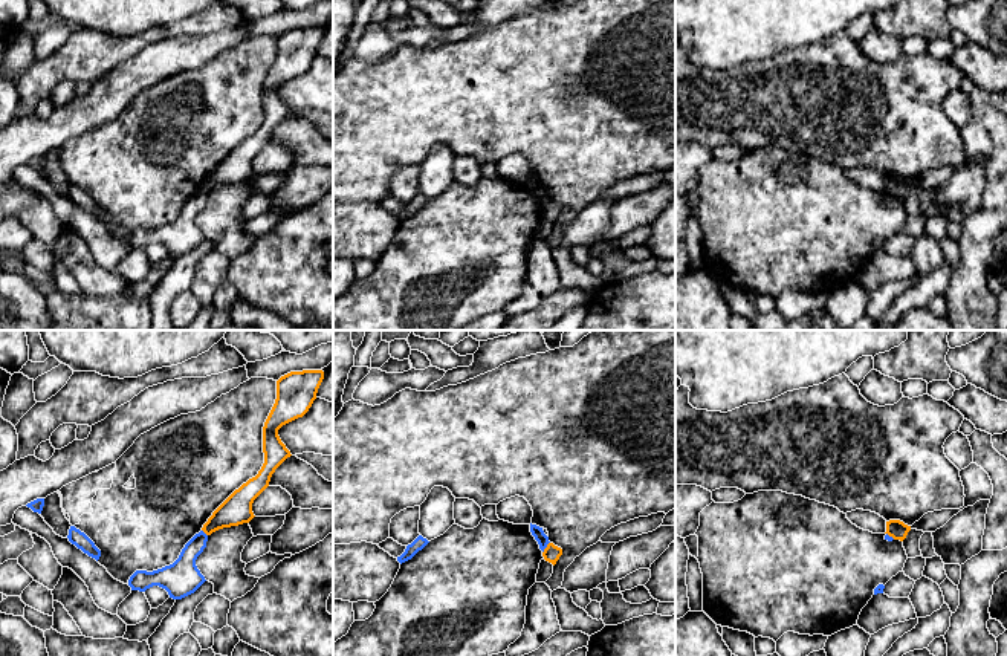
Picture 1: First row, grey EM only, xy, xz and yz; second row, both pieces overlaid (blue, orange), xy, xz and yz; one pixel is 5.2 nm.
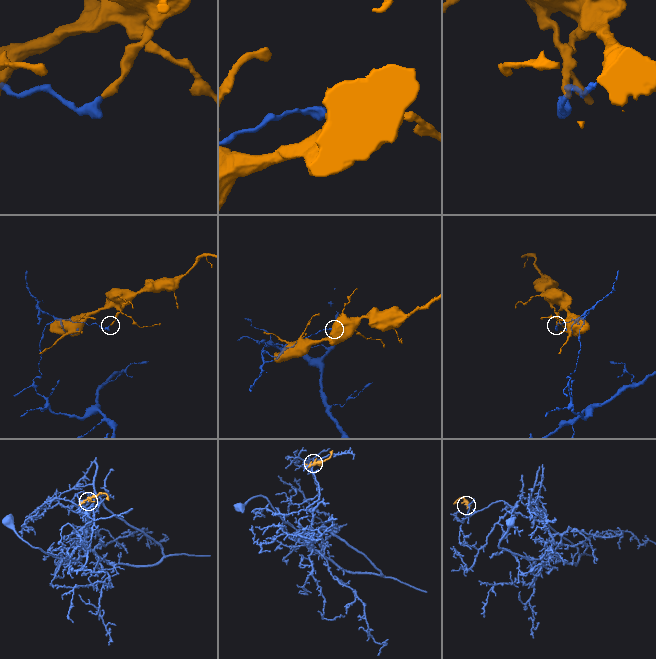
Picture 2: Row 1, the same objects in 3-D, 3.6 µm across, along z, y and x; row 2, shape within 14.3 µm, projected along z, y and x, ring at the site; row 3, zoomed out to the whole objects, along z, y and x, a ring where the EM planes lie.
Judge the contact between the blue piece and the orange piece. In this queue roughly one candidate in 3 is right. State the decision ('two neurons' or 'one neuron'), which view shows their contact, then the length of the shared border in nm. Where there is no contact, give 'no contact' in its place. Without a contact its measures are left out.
two neurons; contact in xz; length 70 nm

